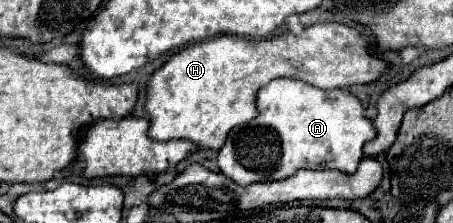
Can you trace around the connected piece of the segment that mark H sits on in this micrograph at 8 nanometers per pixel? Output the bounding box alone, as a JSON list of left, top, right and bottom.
[145,24,385,152]

